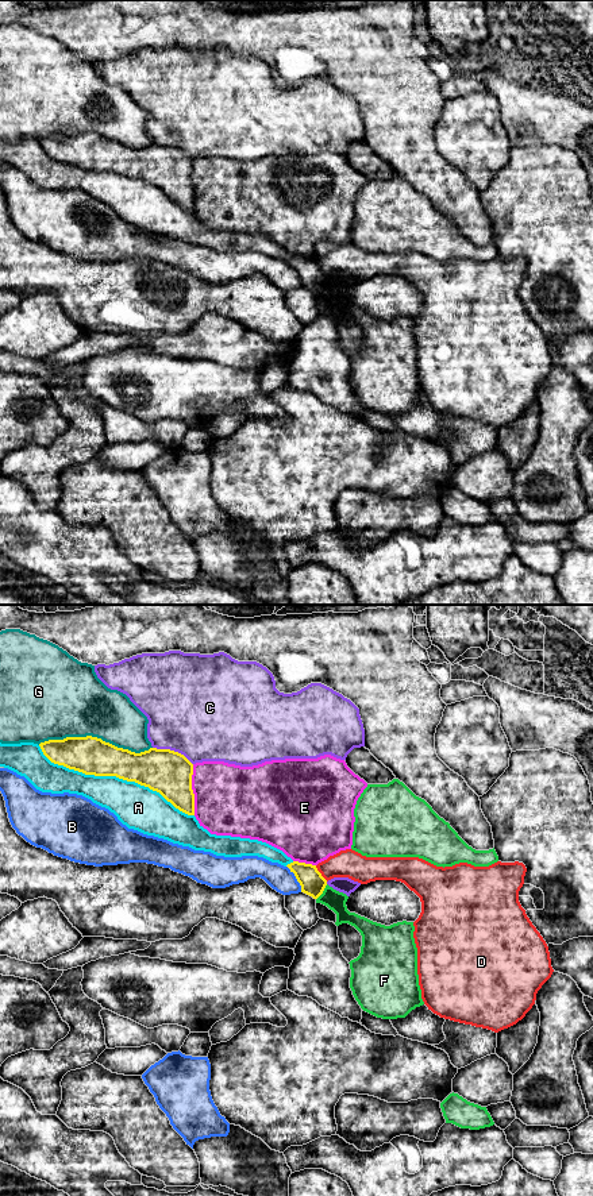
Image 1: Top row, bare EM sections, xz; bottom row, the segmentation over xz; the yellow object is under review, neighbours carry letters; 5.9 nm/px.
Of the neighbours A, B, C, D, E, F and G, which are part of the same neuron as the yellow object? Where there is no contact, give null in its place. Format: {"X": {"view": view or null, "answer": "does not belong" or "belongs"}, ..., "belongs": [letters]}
{"A": {"view": "xz", "answer": "does not belong"}, "B": {"view": "xz", "answer": "does not belong"}, "C": {"view": "xz", "answer": "does not belong"}, "D": {"view": "xz", "answer": "does not belong"}, "E": {"view": "xz", "answer": "does not belong"}, "F": {"view": "xz", "answer": "does not belong"}, "G": {"view": "xz", "answer": "does not belong"}, "belongs": []}

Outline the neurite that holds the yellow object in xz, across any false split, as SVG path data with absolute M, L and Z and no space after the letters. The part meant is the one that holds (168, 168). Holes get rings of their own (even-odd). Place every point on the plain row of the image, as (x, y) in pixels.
M66 132L39 139L54 159L95 171L116 171L159 188L180 207L195 211L193 159L170 144L135 148L101 134Z

